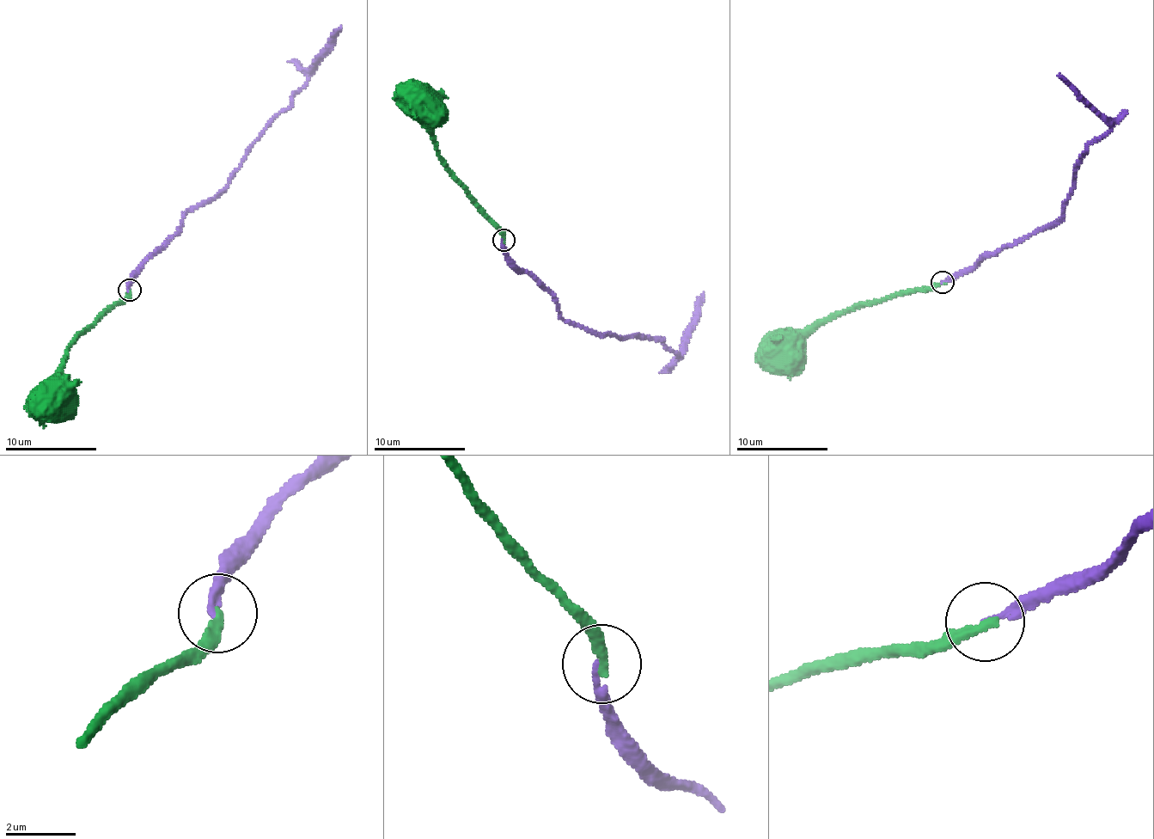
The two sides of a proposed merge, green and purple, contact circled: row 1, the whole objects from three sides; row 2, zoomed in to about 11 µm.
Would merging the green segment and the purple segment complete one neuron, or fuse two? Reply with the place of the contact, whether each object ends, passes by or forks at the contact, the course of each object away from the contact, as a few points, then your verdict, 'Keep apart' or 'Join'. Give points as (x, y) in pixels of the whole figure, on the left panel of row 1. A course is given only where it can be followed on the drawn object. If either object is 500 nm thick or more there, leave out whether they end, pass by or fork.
Place: (129, 290). At the ring green ends. At the ring purple ends. Course of green: (130, 289), (122, 302), (81, 332), (45, 388), (46, 395). Course of purple: (127, 289), (188, 211), (223, 187), (246, 150), (286, 109), (313, 59), (341, 25). Join

